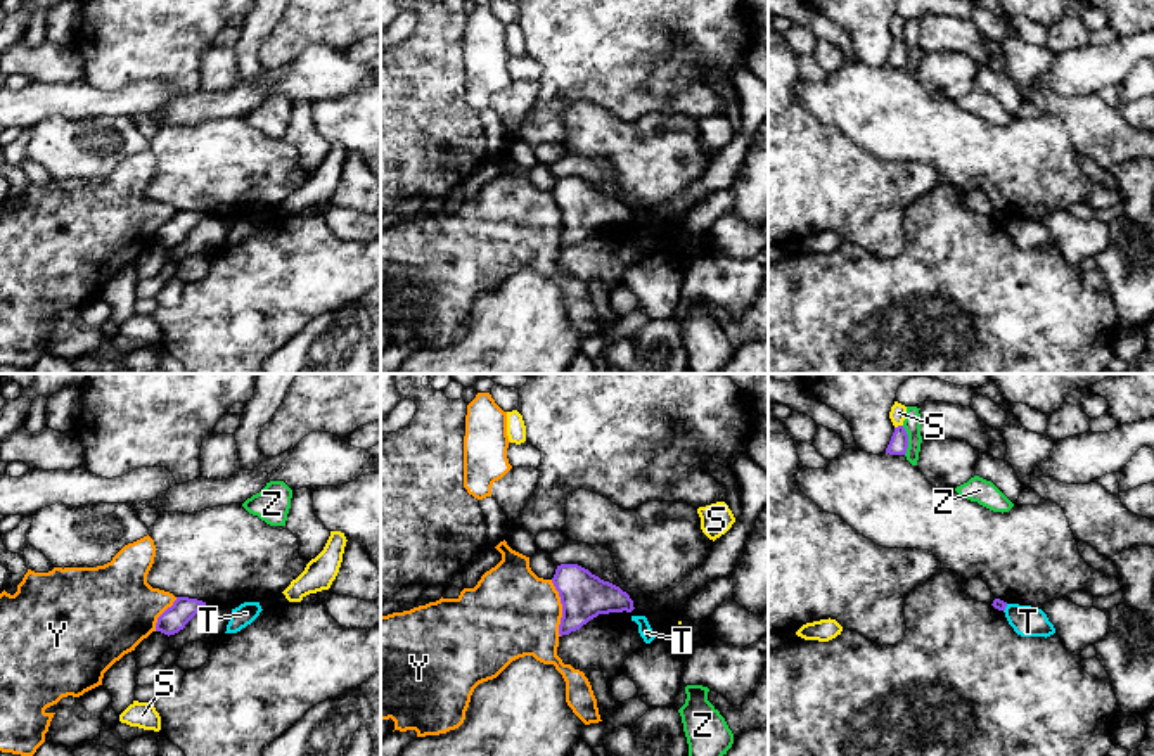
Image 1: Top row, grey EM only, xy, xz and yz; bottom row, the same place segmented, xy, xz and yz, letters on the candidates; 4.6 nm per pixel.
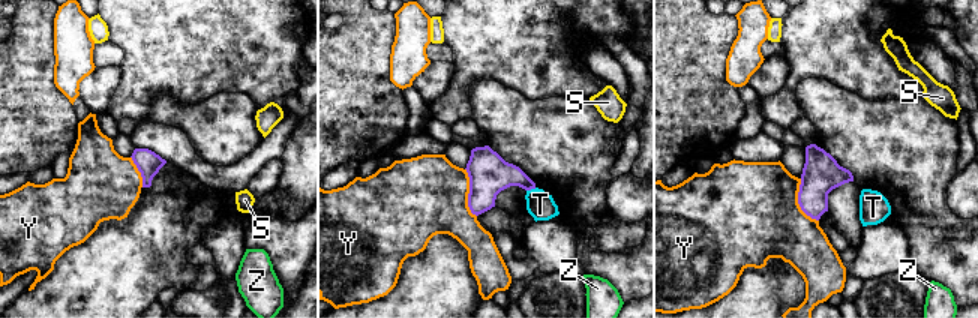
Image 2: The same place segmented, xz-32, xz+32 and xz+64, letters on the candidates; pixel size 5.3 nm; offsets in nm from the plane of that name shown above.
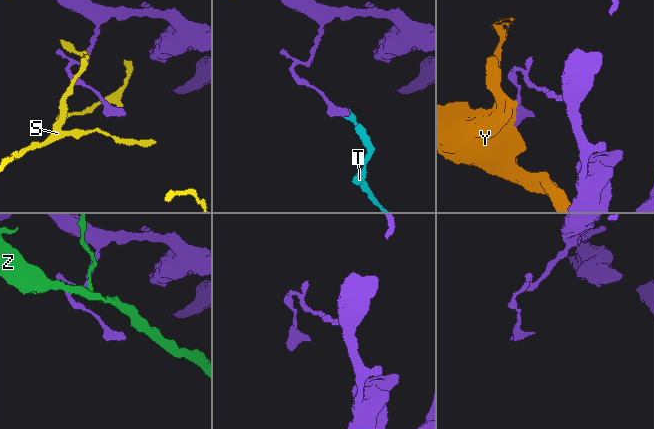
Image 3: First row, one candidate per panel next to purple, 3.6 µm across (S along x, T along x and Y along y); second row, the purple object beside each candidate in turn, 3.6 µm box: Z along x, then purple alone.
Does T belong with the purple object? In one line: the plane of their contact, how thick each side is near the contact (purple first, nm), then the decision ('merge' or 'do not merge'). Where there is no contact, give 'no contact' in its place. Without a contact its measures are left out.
meets purple in yz; 50 nm thick on the purple side, 140 nm on the other; do not merge

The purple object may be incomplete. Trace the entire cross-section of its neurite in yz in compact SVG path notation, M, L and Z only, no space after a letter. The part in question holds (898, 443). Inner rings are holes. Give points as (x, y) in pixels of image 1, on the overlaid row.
M903 426L894 427L891 441L886 448L889 455L905 455L908 448L908 434Z

